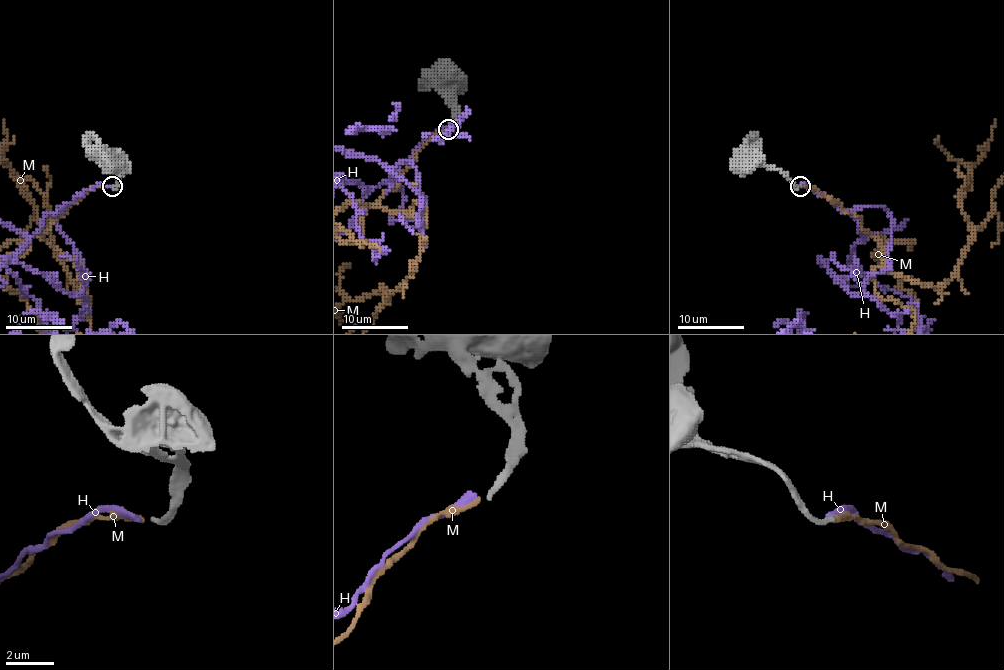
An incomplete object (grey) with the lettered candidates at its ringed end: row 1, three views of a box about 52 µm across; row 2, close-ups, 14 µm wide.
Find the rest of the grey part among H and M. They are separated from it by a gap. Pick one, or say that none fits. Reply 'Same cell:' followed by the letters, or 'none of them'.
Same cell: none of them

